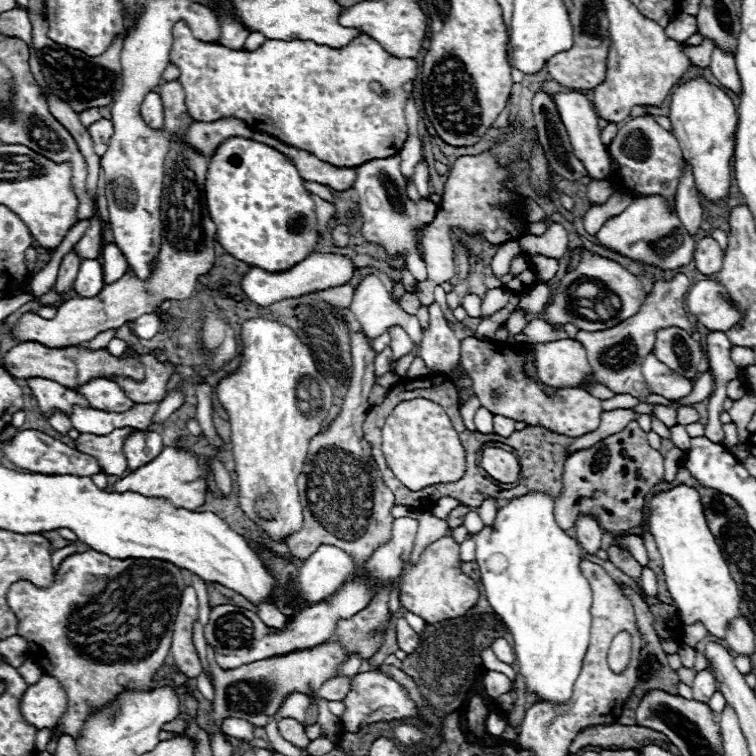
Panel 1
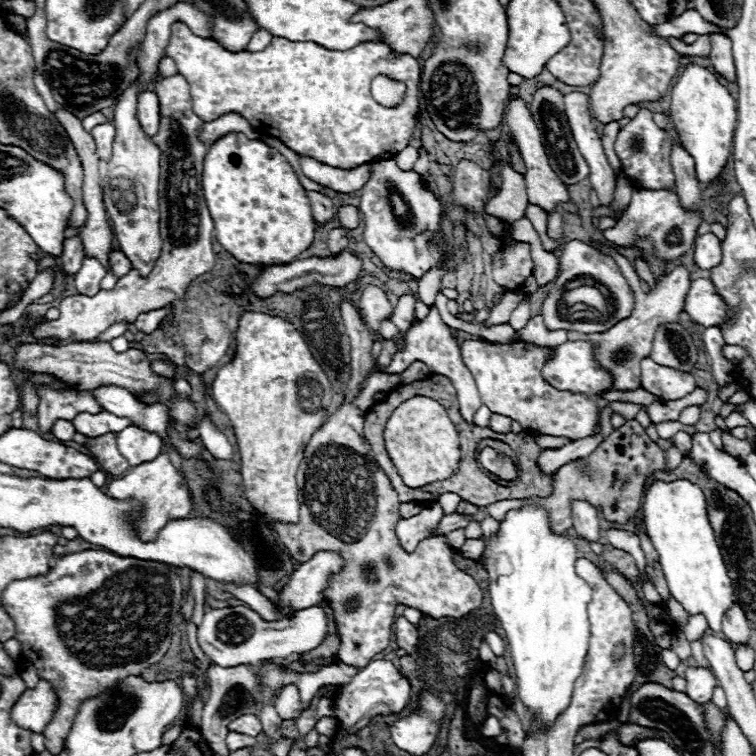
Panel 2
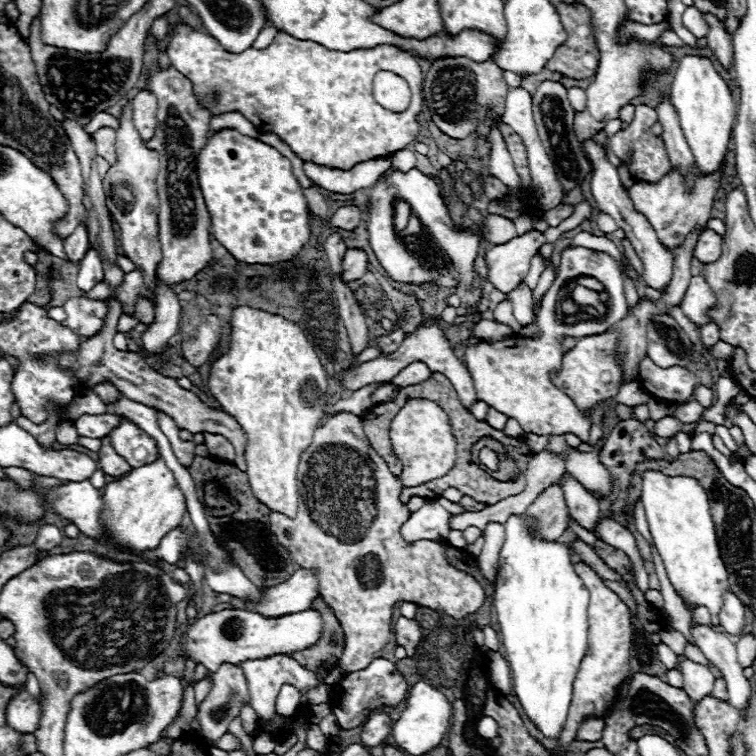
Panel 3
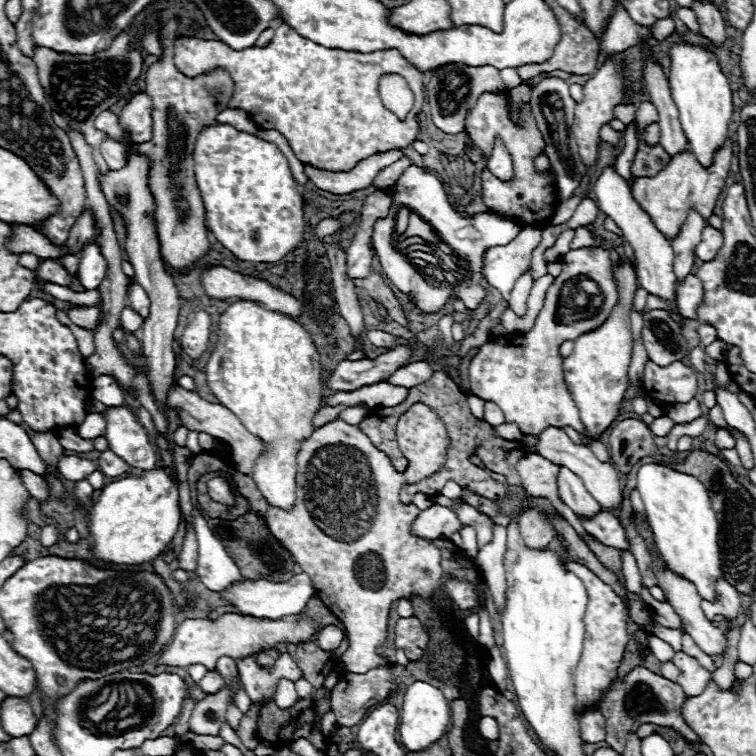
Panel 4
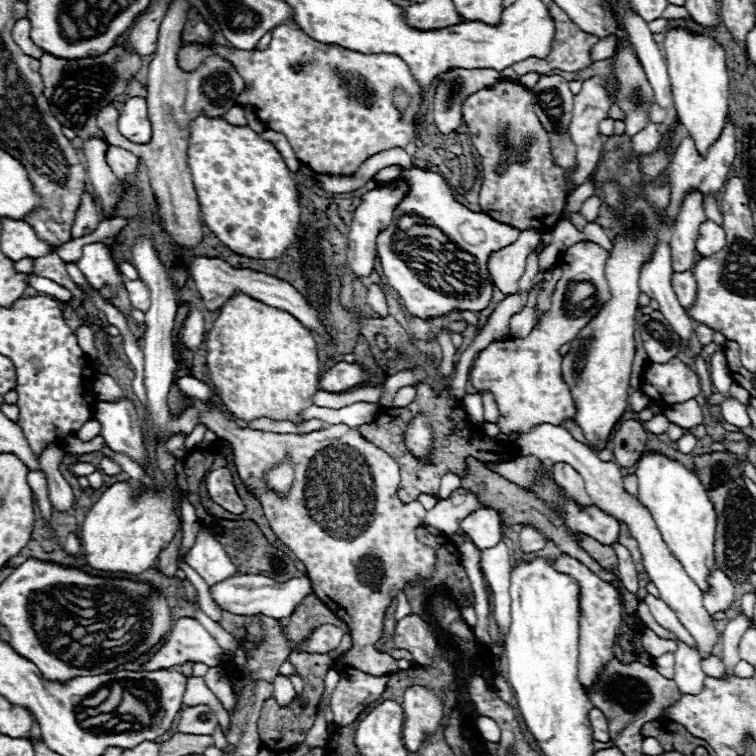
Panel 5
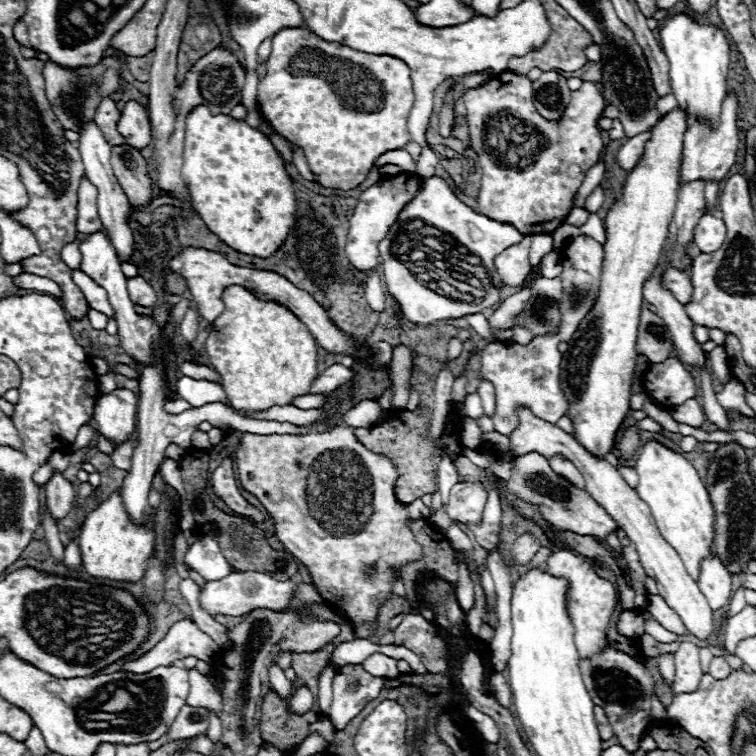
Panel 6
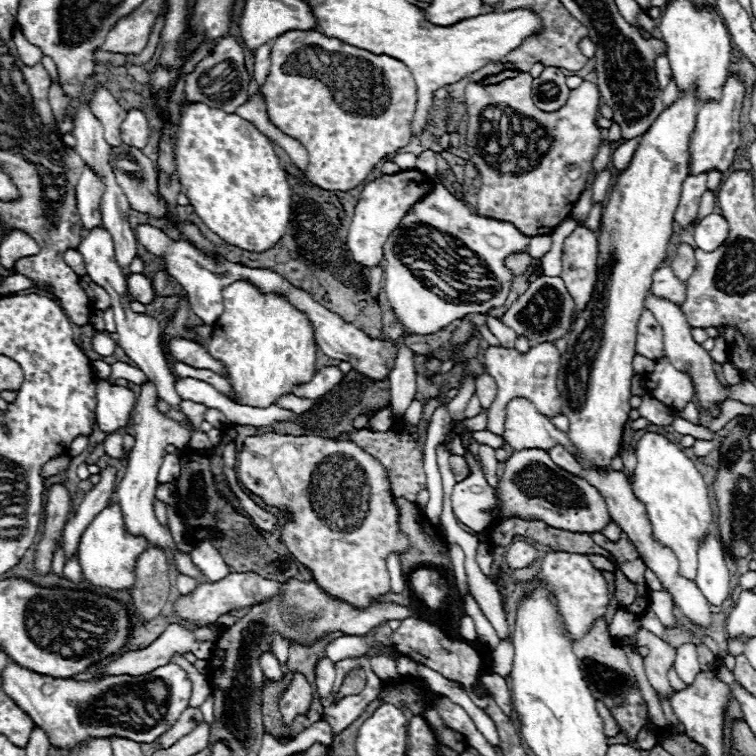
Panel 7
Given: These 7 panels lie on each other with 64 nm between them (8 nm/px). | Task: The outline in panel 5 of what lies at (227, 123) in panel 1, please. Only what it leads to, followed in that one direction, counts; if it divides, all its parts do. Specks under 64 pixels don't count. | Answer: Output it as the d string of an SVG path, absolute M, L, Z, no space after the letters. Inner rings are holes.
M234 106L234 108L230 108L222 118L226 118L230 124L236 124L236 126L244 126L244 124L246 124L244 108L242 108L242 106Z

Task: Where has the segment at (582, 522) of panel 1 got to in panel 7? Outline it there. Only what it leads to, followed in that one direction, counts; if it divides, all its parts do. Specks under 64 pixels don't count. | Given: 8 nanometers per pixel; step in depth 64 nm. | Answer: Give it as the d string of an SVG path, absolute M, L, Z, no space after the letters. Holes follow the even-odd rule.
M554 446L554 448L550 448L550 458L560 466L560 468L564 468L564 470L568 470L568 472L572 472L572 474L578 474L578 476L582 476L582 466L576 462L576 458L564 448L564 446Z

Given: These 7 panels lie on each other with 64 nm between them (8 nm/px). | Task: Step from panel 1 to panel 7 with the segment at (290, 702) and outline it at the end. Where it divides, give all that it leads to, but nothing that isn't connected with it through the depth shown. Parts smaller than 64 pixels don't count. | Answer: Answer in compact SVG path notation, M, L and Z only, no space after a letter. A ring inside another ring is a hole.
M264 652L260 656L260 668L268 680L280 680L284 676L280 670L280 662L272 656L272 652Z

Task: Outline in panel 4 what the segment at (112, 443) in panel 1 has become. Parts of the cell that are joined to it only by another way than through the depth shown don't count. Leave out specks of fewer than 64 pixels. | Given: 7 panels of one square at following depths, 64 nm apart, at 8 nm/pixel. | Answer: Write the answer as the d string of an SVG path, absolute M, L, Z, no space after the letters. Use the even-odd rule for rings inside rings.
M106 450L106 452L100 454L98 466L100 466L100 470L102 470L106 476L124 474L124 472L128 472L128 468L130 468L130 466L128 466L120 456L116 456L112 450Z

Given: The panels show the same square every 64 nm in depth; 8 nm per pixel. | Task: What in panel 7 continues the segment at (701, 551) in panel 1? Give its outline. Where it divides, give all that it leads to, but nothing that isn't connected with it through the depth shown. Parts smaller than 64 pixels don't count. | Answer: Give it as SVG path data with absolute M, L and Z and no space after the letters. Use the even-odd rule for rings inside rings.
M646 432L638 440L636 456L638 466L634 470L632 490L634 496L646 506L646 514L652 524L652 536L676 554L680 562L680 574L688 580L694 580L698 566L698 542L708 534L708 526L712 522L708 490L702 474L682 452L682 448L658 432Z

